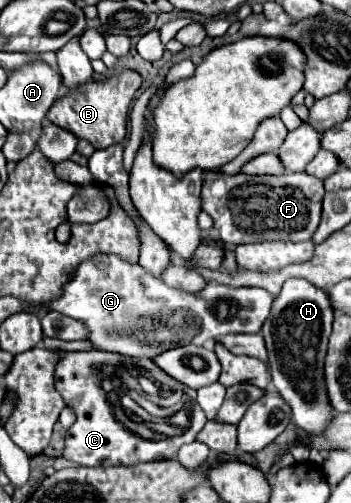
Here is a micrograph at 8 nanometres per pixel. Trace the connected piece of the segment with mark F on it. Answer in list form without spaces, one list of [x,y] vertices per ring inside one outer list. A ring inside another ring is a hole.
[[[207,170],[201,188],[201,206],[213,218],[213,230],[229,246],[239,246],[247,242],[303,242],[311,240],[321,218],[323,200],[323,180],[309,176],[305,172],[281,174],[281,176],[249,176],[249,174],[221,174],[217,170]],[[215,178],[225,180],[227,192],[221,198],[209,196],[209,186]]]

